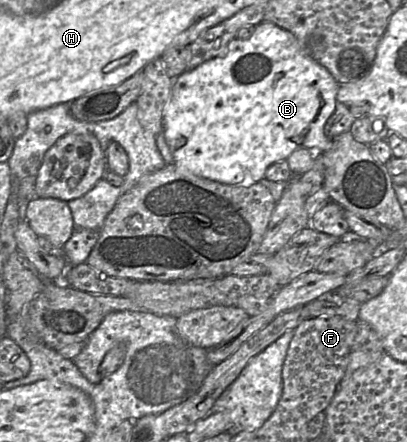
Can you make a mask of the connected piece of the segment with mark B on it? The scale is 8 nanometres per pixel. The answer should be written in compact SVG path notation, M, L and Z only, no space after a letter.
M260 22L246 40L233 38L223 56L173 79L164 107L162 133L173 164L194 175L228 185L251 186L264 178L271 164L286 160L296 149L307 148L320 154L333 146L333 139L325 135L324 129L335 110L340 85L303 51L290 32L271 22Z

